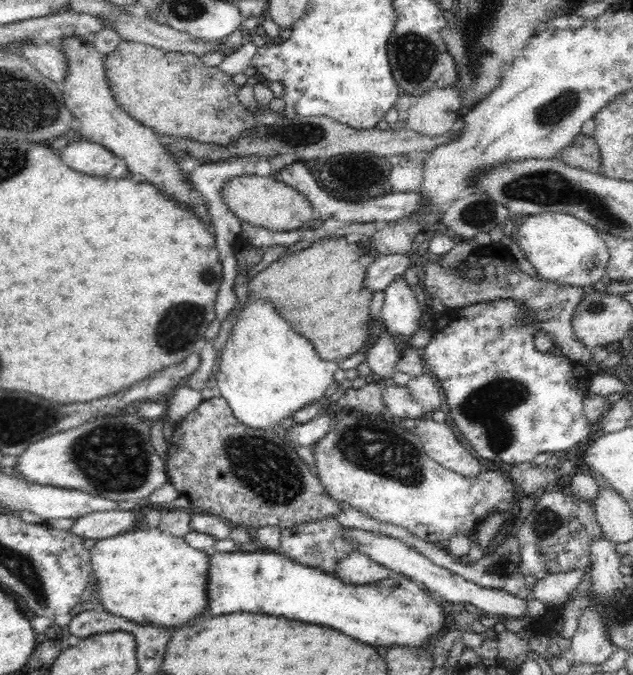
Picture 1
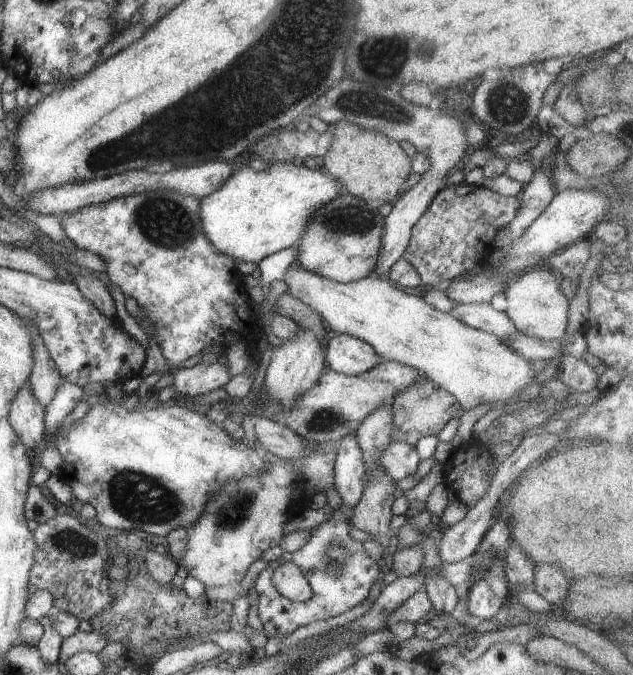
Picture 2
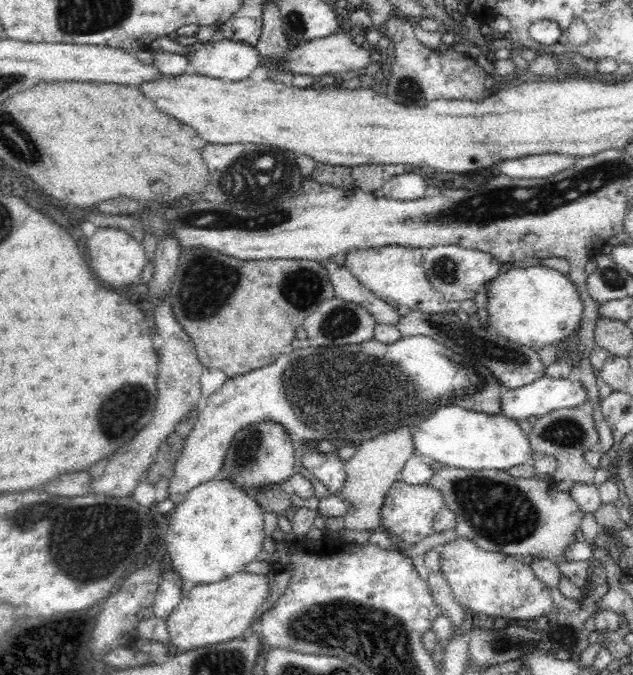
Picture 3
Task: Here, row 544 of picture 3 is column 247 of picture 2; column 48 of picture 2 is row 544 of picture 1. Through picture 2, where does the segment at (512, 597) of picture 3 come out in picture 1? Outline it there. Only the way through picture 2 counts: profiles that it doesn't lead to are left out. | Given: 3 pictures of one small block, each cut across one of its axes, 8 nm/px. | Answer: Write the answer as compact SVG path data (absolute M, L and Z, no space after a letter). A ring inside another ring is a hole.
M348 409L341 411L328 411L331 418L332 428L313 445L312 451L314 454L314 460L316 461L316 472L318 478L321 480L325 491L337 502L350 505L357 508L361 512L364 512L367 516L378 520L379 522L386 522L388 524L402 526L408 529L412 534L418 536L422 540L437 543L444 546L454 534L466 534L470 535L472 528L476 529L478 525L483 524L483 521L490 515L495 513L505 513L510 508L510 502L512 502L512 496L514 496L514 488L512 488L512 479L508 474L504 472L496 472L496 470L482 471L478 476L468 478L462 474L456 474L447 468L444 468L441 464L438 464L434 459L428 456L428 453L423 447L422 441L417 437L417 434L410 429L410 432L386 422L384 418L380 416L366 415L356 409Z

